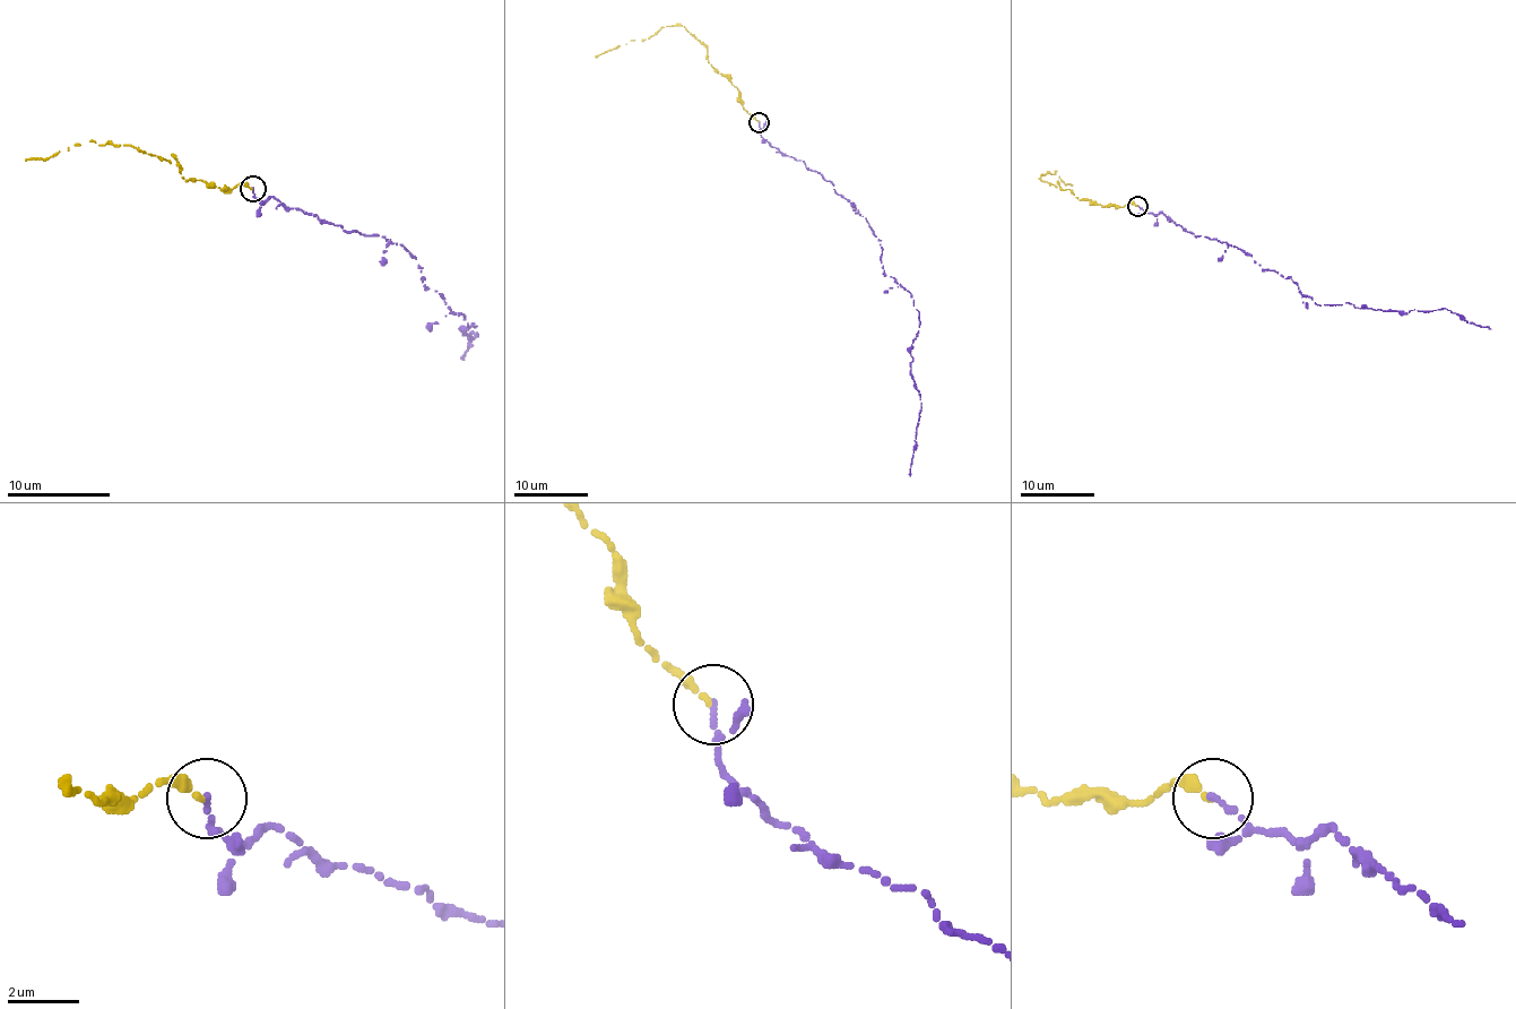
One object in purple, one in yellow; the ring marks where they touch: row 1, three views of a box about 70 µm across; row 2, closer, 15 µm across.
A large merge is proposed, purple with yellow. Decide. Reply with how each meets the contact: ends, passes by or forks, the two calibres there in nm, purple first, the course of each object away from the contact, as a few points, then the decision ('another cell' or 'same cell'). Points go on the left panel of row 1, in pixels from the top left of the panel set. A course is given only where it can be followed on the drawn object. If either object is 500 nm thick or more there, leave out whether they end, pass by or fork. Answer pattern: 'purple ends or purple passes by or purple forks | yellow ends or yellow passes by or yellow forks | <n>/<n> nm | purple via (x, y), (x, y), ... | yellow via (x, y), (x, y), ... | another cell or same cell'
purple ends | yellow ends | 180/180 nm | purple via (252, 188), (260, 201), (403, 246), (425, 289), (477, 325), (461, 330), (477, 333), (461, 359) | yellow via (252, 188), (230, 191), (185, 180), (172, 157), (159, 160), (123, 144), (89, 141), (49, 160), (25, 160) | same cell

